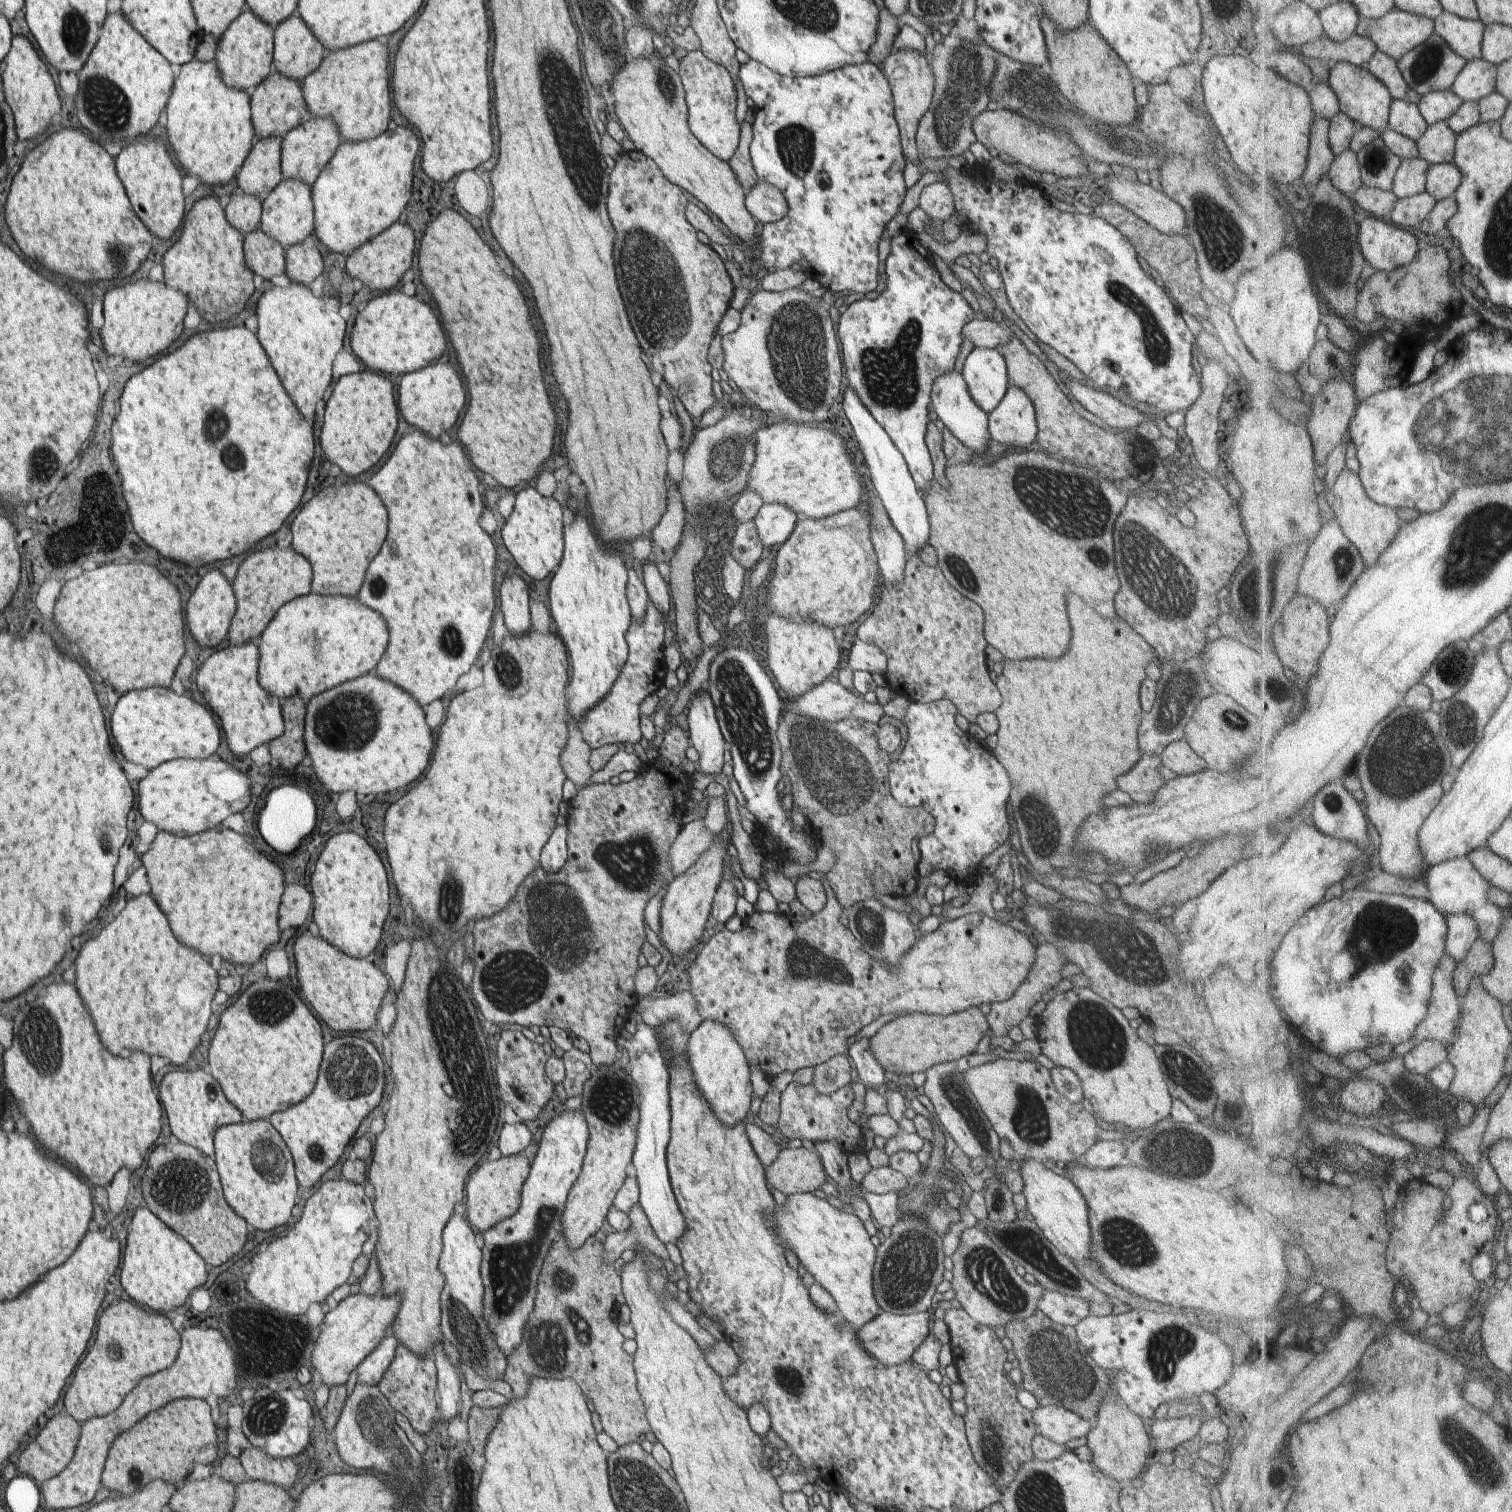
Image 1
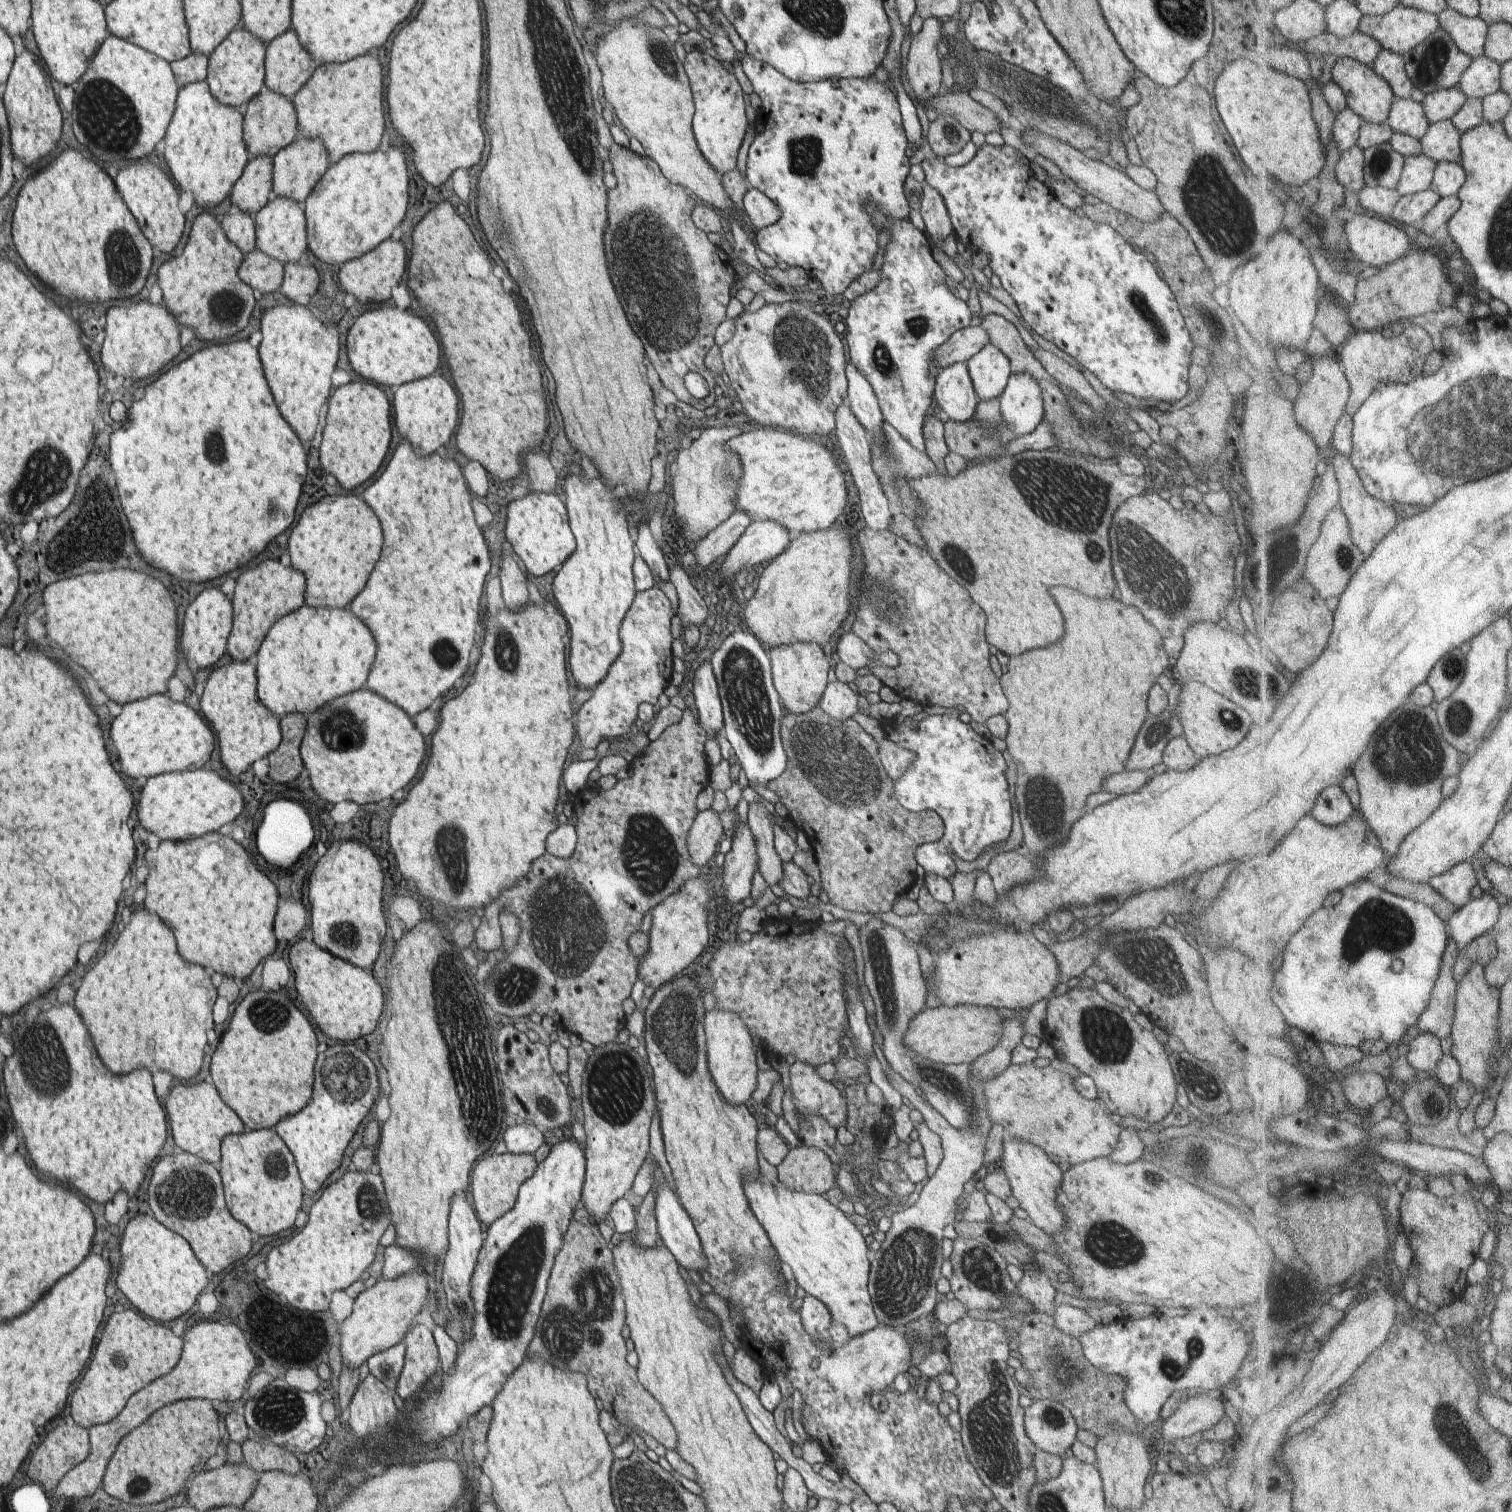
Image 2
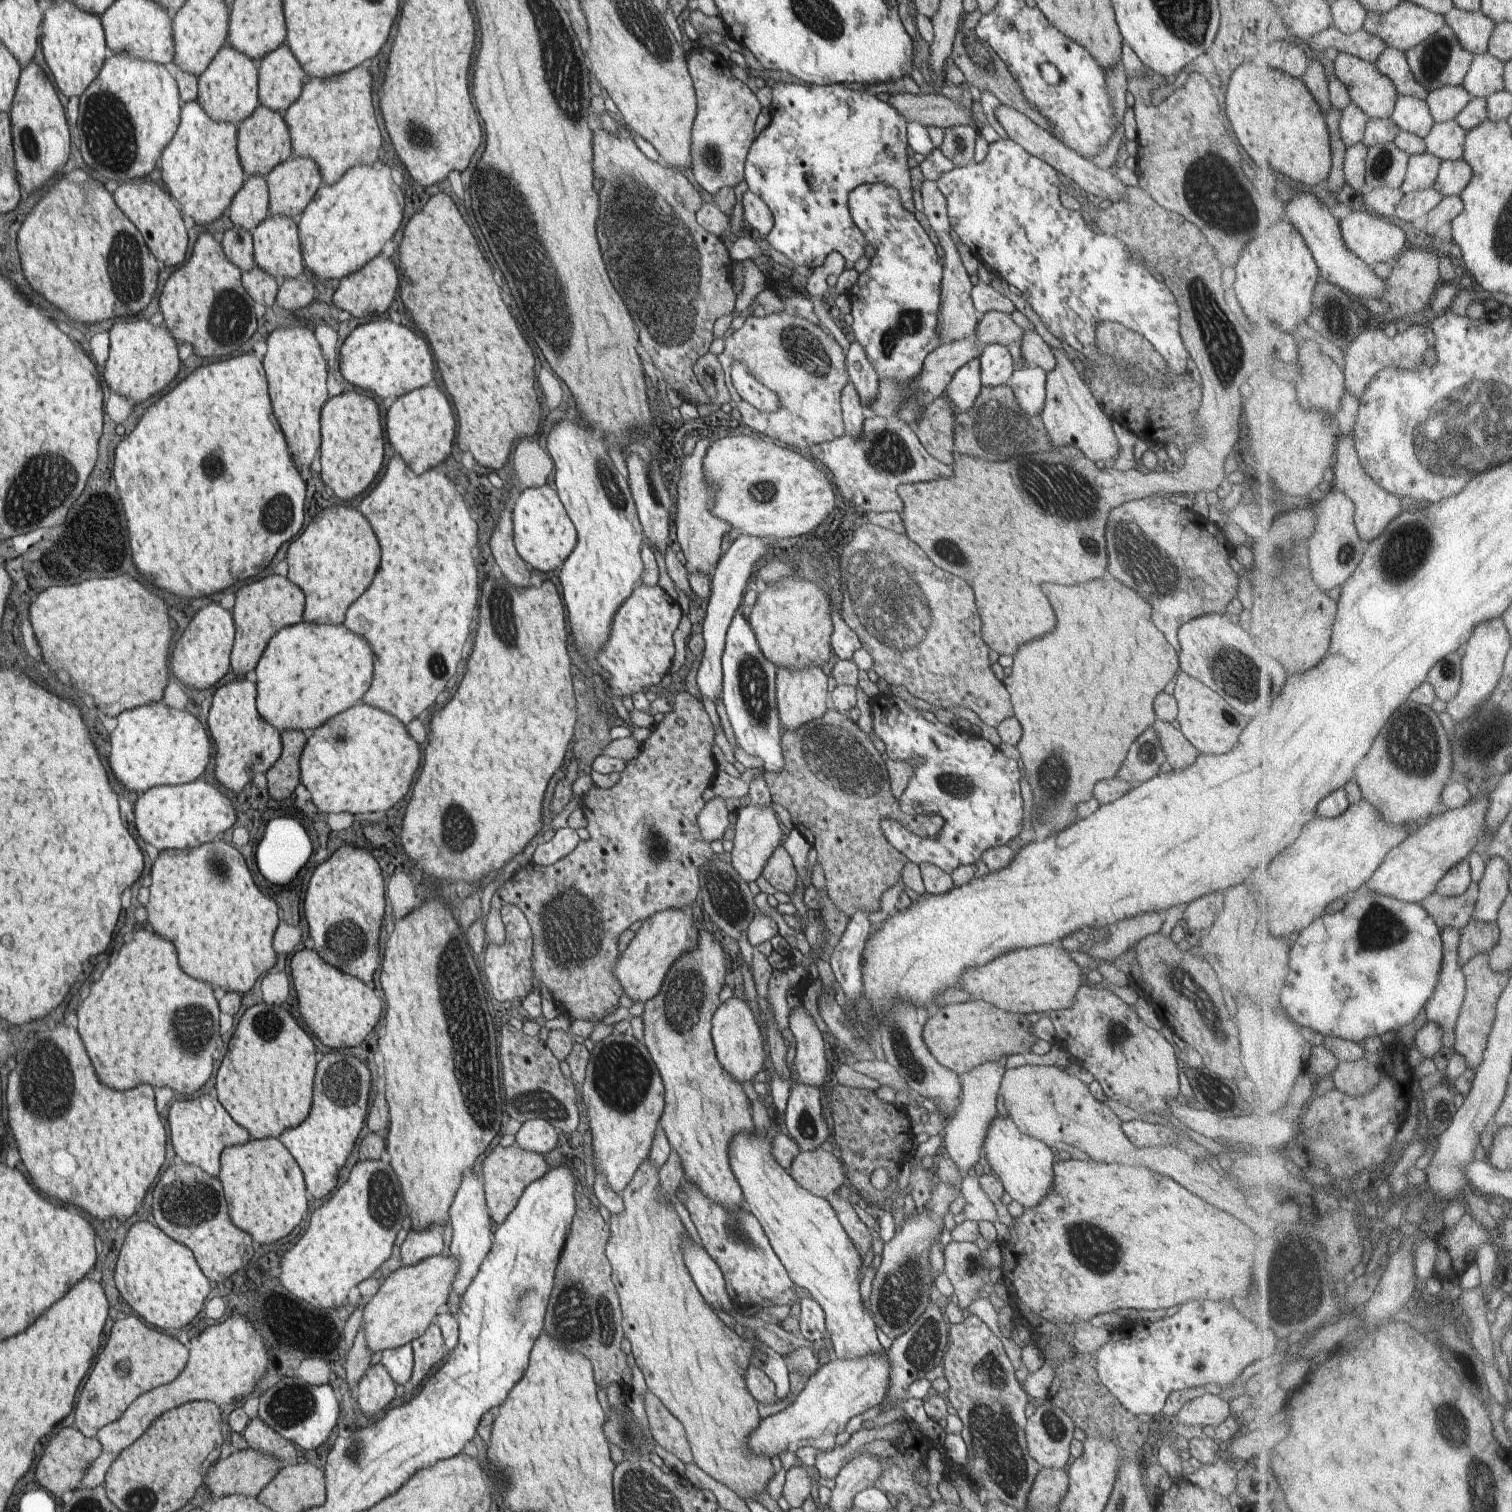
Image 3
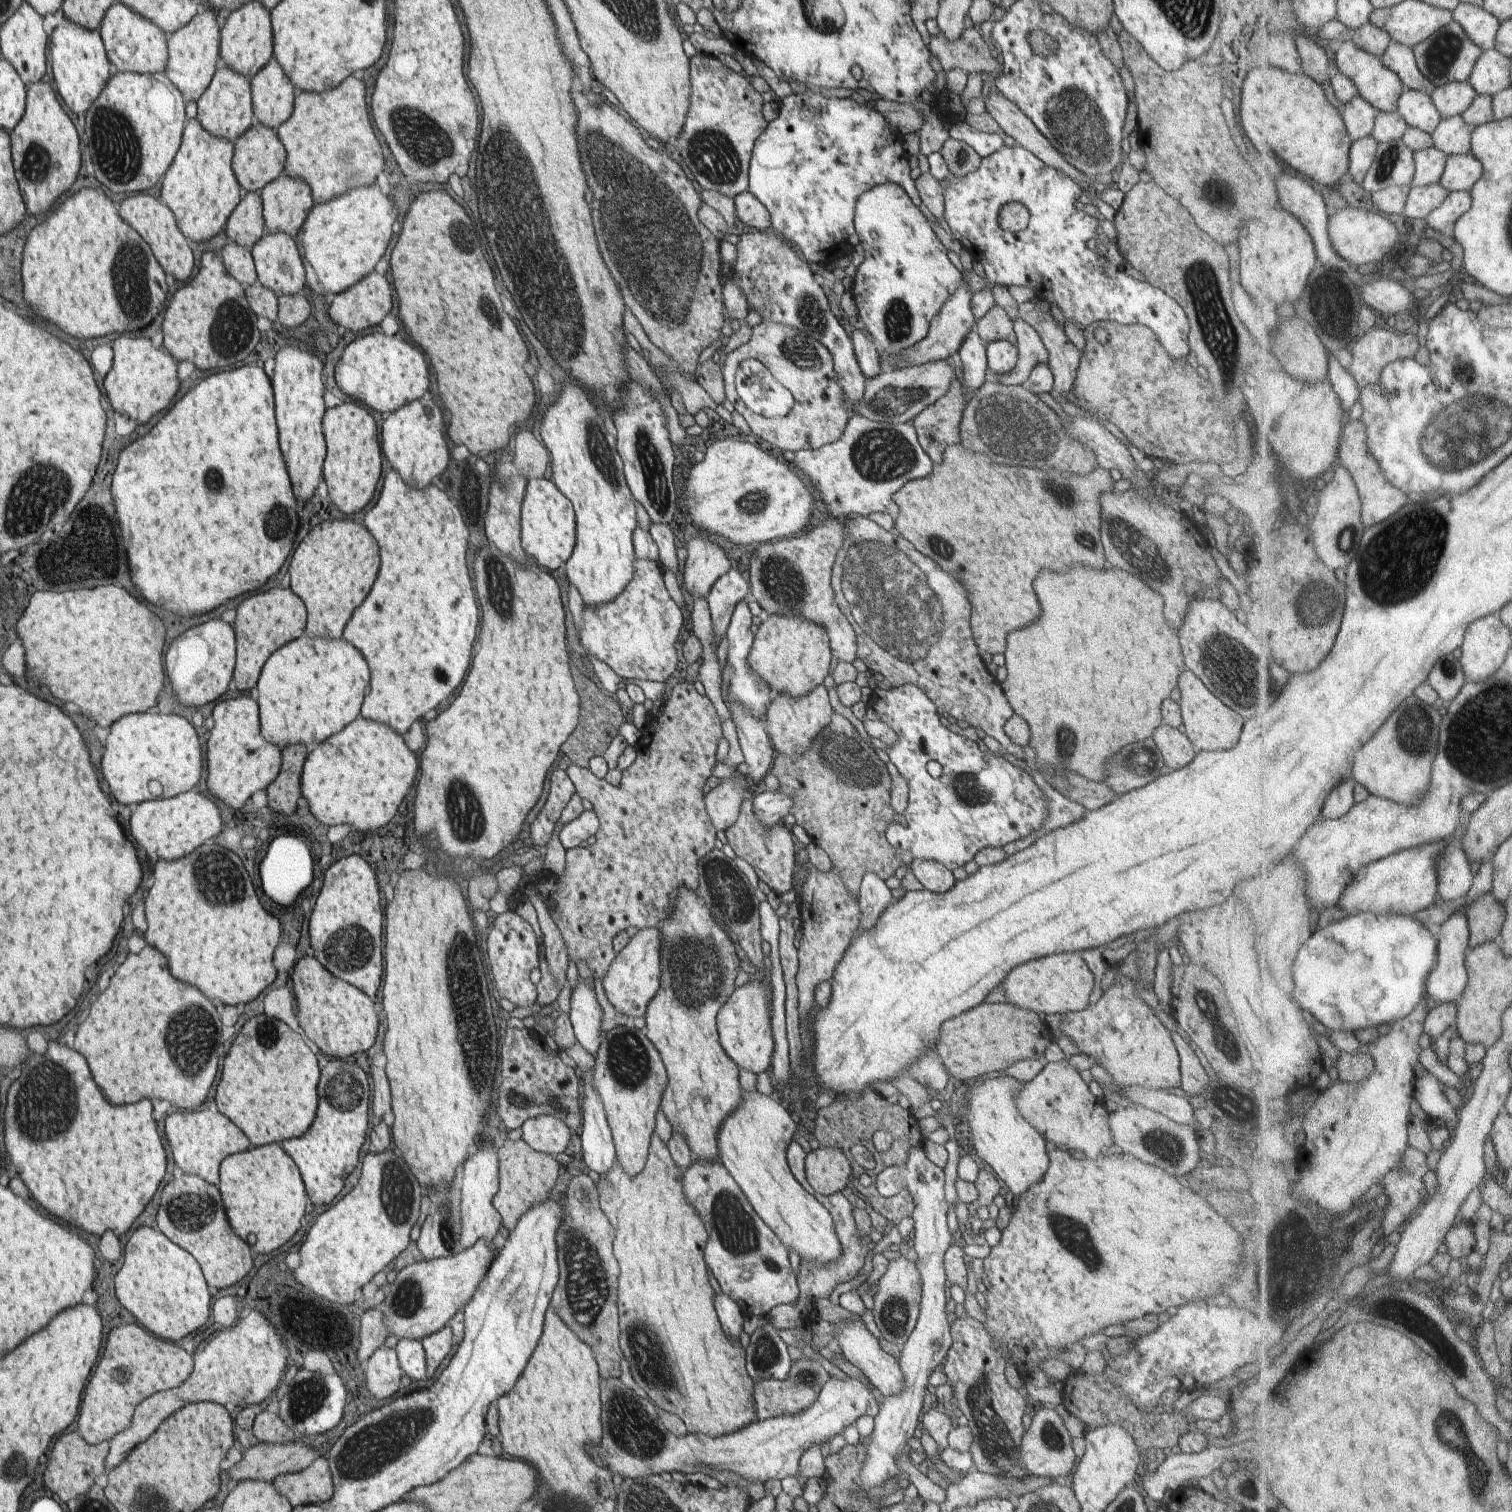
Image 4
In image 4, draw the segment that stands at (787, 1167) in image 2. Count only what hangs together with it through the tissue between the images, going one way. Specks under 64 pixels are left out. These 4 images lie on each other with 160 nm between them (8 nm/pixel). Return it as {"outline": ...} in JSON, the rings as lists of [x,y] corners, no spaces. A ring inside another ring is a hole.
{"outline":[[[819,1147],[805,1158],[806,1180],[818,1193],[834,1195],[846,1188],[852,1168],[847,1156],[834,1147]]]}

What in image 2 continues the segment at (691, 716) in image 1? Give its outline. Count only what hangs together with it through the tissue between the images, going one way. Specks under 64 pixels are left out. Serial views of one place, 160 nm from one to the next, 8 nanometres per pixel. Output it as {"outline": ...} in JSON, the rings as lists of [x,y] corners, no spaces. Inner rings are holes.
{"outline":[[[704,661],[697,670],[693,680],[696,710],[698,720],[704,726],[709,738],[716,738],[717,732],[722,732],[723,708],[719,695],[719,686],[710,661]]]}

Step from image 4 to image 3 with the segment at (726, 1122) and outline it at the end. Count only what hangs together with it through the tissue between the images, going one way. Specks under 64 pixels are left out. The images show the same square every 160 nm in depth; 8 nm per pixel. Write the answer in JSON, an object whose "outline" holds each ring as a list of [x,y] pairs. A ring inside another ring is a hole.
{"outline":[[[771,1120],[771,1128],[767,1129],[766,1132],[759,1135],[756,1133],[754,1128],[754,1133],[738,1133],[736,1136],[731,1138],[729,1144],[729,1161],[731,1169],[733,1170],[734,1176],[741,1186],[745,1207],[760,1221],[766,1236],[771,1242],[771,1247],[774,1252],[778,1255],[778,1258],[782,1261],[782,1264],[786,1267],[790,1278],[794,1281],[794,1284],[802,1286],[810,1292],[813,1299],[822,1307],[825,1314],[825,1325],[830,1337],[830,1344],[834,1349],[834,1352],[838,1359],[855,1359],[860,1357],[867,1357],[868,1355],[882,1355],[883,1348],[878,1341],[878,1332],[876,1332],[876,1323],[874,1319],[868,1315],[867,1310],[862,1306],[862,1296],[860,1296],[860,1268],[862,1266],[862,1257],[859,1255],[859,1250],[855,1245],[852,1244],[848,1233],[844,1230],[842,1223],[838,1220],[836,1211],[832,1207],[832,1201],[828,1199],[823,1199],[822,1197],[813,1195],[809,1190],[802,1188],[794,1179],[793,1176],[778,1164],[778,1161],[774,1158],[772,1154],[772,1141],[774,1136],[780,1132],[780,1126],[778,1126],[774,1120]]]}

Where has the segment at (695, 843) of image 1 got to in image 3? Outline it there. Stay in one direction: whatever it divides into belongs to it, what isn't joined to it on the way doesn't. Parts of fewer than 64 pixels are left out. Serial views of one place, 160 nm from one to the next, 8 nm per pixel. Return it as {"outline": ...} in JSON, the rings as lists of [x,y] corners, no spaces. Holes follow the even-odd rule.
{"outline":[[[713,797],[697,816],[697,823],[701,830],[701,837],[711,843],[722,840],[722,836],[729,826],[728,808],[722,797]]]}

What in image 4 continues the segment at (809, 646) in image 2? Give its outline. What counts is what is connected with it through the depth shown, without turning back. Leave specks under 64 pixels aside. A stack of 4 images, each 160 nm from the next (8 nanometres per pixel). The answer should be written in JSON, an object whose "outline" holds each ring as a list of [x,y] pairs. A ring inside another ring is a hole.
{"outline":[[[822,684],[803,697],[795,699],[785,693],[774,695],[766,712],[766,731],[776,754],[799,757],[812,741],[827,728],[833,715],[833,698]]]}

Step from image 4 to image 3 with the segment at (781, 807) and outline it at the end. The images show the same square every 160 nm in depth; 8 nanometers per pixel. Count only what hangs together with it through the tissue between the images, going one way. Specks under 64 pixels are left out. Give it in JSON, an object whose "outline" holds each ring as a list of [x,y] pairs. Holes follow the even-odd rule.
{"outline":[[[772,802],[767,805],[750,803],[746,807],[741,808],[737,813],[735,838],[733,839],[734,847],[729,855],[732,858],[731,863],[736,869],[737,874],[748,884],[749,882],[754,882],[762,874],[767,860],[778,848],[778,845],[783,843],[784,835],[776,816]]]}

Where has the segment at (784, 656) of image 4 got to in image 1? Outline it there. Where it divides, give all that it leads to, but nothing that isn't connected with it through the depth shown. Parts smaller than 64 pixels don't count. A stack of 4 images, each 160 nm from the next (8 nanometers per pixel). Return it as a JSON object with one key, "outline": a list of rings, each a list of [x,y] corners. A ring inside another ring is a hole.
{"outline":[[[856,507],[821,519],[797,517],[792,534],[780,545],[774,557],[775,574],[772,572],[772,578],[765,588],[766,610],[785,619],[807,620],[829,629],[854,627],[862,615],[870,610],[880,586],[879,566],[872,550],[871,537],[871,521],[860,514]]]}

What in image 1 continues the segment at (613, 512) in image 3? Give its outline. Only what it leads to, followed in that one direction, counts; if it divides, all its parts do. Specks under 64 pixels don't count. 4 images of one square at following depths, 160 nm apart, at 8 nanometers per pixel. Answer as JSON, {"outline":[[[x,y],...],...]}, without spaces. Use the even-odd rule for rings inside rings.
{"outline":[[[579,512],[573,516],[573,522],[564,527],[565,551],[562,562],[554,570],[554,577],[549,587],[550,614],[556,624],[557,635],[561,636],[567,648],[572,674],[568,684],[572,693],[567,709],[570,716],[580,724],[587,710],[609,693],[615,680],[626,662],[629,646],[626,642],[626,631],[631,623],[631,608],[627,599],[627,568],[622,554],[604,544],[592,526]]]}

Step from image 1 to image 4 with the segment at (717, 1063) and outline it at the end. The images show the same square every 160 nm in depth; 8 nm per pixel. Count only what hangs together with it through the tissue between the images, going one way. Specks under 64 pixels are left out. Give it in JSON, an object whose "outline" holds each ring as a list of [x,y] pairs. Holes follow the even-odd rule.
{"outline":[[[752,980],[734,989],[730,998],[718,1011],[716,1020],[720,1044],[740,1069],[744,1068],[757,1075],[764,1071],[769,1072],[775,1051],[771,1027],[772,1010],[772,1000],[765,984]]]}

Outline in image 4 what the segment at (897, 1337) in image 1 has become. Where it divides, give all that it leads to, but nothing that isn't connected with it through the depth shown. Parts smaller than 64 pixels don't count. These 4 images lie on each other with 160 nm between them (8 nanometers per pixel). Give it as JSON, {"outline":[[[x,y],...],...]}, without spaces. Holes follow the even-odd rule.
{"outline":[[[834,1377],[833,1380],[830,1379],[820,1391],[818,1395],[817,1401],[813,1403],[811,1407],[808,1407],[805,1411],[802,1411],[797,1415],[780,1415],[779,1417],[769,1418],[766,1420],[761,1420],[756,1423],[750,1423],[748,1426],[741,1428],[740,1430],[719,1436],[719,1437],[711,1437],[702,1433],[686,1433],[684,1436],[676,1436],[669,1432],[669,1430],[662,1424],[659,1419],[659,1414],[656,1414],[656,1405],[648,1398],[641,1398],[634,1390],[630,1390],[620,1378],[606,1378],[606,1380],[602,1380],[599,1382],[599,1387],[601,1388],[601,1423],[602,1423],[602,1436],[600,1439],[600,1444],[598,1446],[587,1446],[587,1452],[592,1454],[591,1458],[599,1467],[604,1467],[606,1469],[612,1470],[612,1474],[620,1474],[623,1479],[635,1479],[640,1477],[645,1477],[648,1475],[660,1475],[662,1472],[681,1472],[681,1473],[692,1473],[696,1472],[696,1469],[699,1467],[705,1467],[710,1471],[728,1471],[730,1473],[734,1473],[735,1475],[740,1475],[743,1479],[746,1480],[747,1483],[760,1483],[764,1485],[766,1480],[782,1480],[782,1478],[786,1478],[787,1476],[794,1476],[797,1478],[799,1476],[799,1460],[801,1456],[808,1450],[812,1445],[822,1445],[822,1443],[826,1442],[826,1440],[831,1437],[836,1436],[843,1432],[849,1425],[854,1425],[855,1422],[862,1415],[870,1415],[872,1418],[879,1413],[879,1404],[875,1399],[875,1395],[873,1394],[873,1388],[869,1389],[864,1383],[861,1383],[858,1379],[849,1377],[849,1380],[838,1380],[838,1378]]]}

